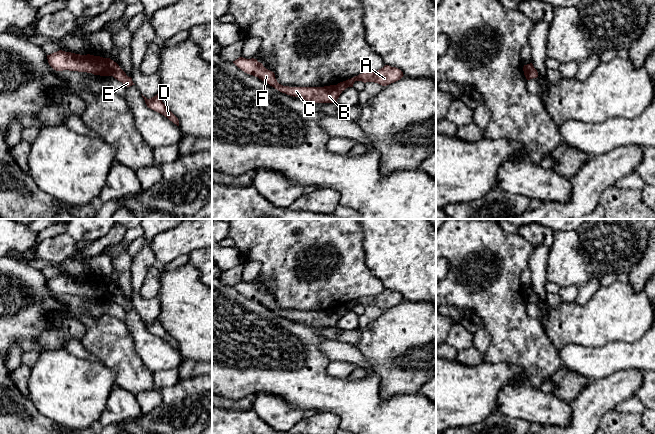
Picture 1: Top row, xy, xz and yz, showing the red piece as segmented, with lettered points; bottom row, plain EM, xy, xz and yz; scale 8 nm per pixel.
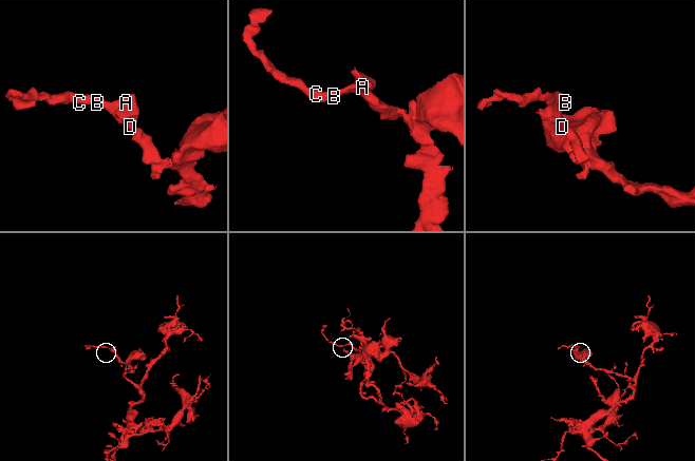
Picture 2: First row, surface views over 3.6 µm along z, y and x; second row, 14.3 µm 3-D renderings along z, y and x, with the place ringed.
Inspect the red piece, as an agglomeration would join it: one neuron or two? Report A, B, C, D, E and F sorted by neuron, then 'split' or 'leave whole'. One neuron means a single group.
groups A B C D E F; leave whole

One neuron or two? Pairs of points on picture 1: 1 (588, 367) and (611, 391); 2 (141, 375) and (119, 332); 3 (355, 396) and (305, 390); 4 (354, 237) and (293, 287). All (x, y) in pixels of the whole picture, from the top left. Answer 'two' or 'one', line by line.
1: two
2: one
3: one
4: one

